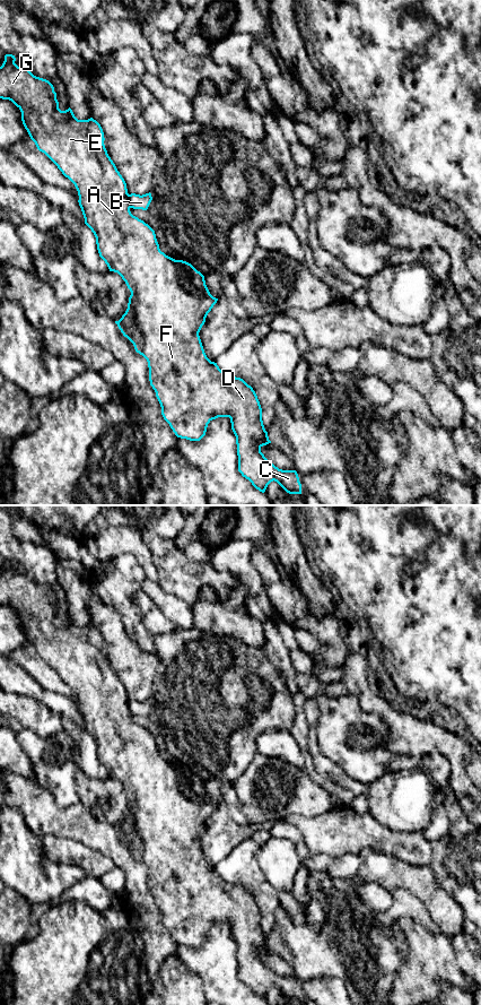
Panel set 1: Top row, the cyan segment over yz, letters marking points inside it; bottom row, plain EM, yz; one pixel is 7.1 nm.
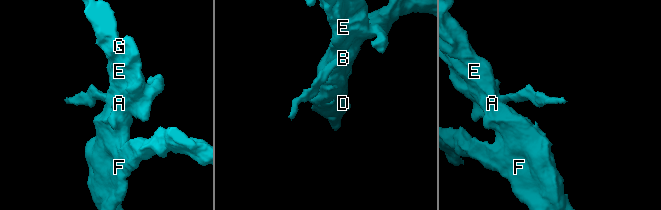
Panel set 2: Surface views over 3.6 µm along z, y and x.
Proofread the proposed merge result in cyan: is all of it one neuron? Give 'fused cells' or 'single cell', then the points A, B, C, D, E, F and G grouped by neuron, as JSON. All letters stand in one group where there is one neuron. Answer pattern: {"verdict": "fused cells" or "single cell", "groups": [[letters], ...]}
{"verdict": "fused cells", "groups": [["A", "C", "D", "E", "F", "G"], ["B"]]}

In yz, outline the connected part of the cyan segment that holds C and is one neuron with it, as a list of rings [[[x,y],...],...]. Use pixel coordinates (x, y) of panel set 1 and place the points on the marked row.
[[[6,54],[0,67],[0,98],[11,101],[21,112],[21,121],[37,149],[44,153],[76,187],[85,224],[96,237],[99,257],[110,271],[117,272],[131,292],[128,309],[119,321],[119,329],[142,355],[149,367],[150,385],[161,407],[161,415],[177,437],[200,441],[208,424],[218,417],[229,417],[236,436],[238,471],[252,485],[264,493],[271,482],[277,482],[289,494],[301,494],[301,484],[296,470],[282,470],[269,462],[261,448],[271,443],[262,421],[262,408],[253,388],[243,379],[225,374],[217,363],[211,362],[203,349],[199,332],[218,298],[213,297],[204,276],[191,263],[175,260],[160,251],[155,231],[130,211],[126,183],[107,154],[104,132],[93,118],[78,120],[72,110],[59,109],[53,85],[34,76],[27,68],[18,67],[12,54]]]

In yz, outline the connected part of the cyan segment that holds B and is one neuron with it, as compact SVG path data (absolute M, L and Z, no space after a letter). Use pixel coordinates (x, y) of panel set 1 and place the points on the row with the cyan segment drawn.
M150 192L142 196L135 194L135 193L129 194L130 208L133 208L133 209L147 210L151 200L152 200L152 197Z

